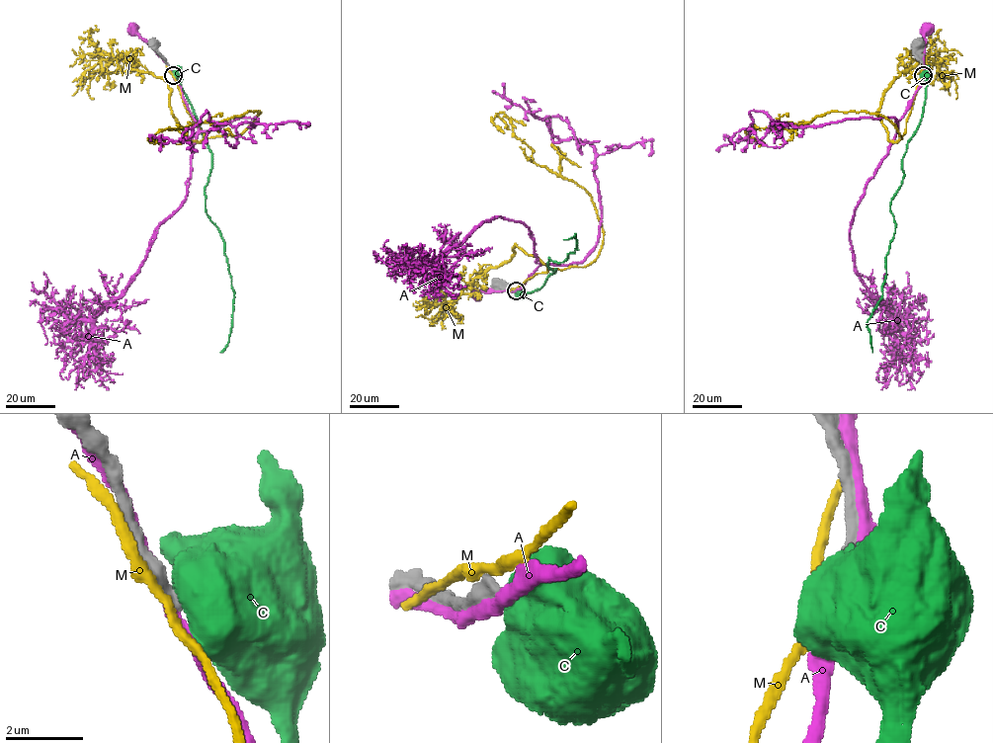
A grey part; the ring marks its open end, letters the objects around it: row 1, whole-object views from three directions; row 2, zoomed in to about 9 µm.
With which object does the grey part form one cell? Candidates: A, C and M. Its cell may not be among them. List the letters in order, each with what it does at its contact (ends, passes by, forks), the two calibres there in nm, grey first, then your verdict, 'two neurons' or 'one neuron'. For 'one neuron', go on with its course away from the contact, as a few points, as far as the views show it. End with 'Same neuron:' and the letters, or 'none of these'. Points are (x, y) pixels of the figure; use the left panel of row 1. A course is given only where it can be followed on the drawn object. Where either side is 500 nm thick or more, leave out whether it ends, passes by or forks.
A: it passes by | 400/360 nm | two neurons
C: 400/1000 nm | two neurons
M: 550/280 nm | two neurons
Same neuron: none of these

